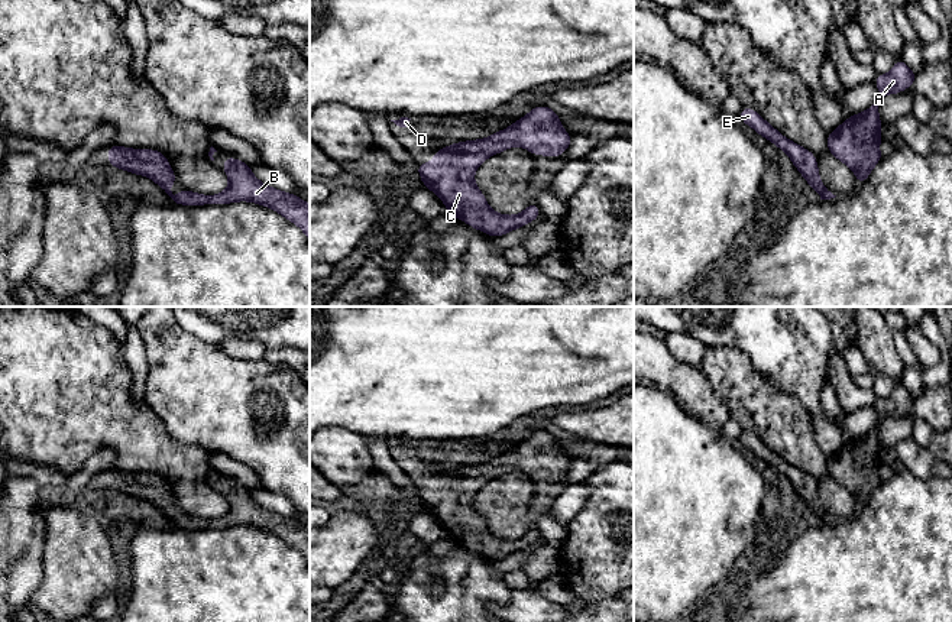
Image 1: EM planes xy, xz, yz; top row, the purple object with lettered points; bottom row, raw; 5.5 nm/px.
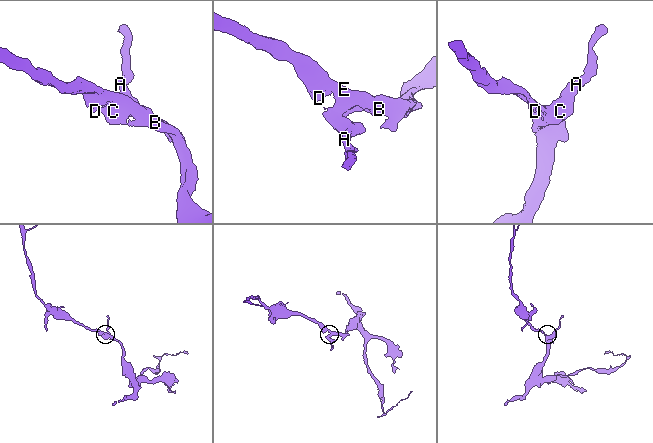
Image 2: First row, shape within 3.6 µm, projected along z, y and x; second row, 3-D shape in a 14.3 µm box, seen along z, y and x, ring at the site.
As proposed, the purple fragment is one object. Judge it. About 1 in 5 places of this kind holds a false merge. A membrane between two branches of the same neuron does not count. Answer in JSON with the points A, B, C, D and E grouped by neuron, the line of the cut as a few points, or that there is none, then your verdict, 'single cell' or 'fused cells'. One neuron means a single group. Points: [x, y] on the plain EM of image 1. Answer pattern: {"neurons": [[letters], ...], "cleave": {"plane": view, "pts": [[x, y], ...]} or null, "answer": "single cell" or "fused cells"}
{"neurons": [["A", "B", "C", "D", "E"]], "cleave": null, "answer": "single cell"}

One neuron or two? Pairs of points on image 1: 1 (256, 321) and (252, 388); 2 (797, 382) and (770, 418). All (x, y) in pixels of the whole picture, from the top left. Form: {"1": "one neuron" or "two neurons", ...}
{"1": "two neurons", "2": "two neurons"}

